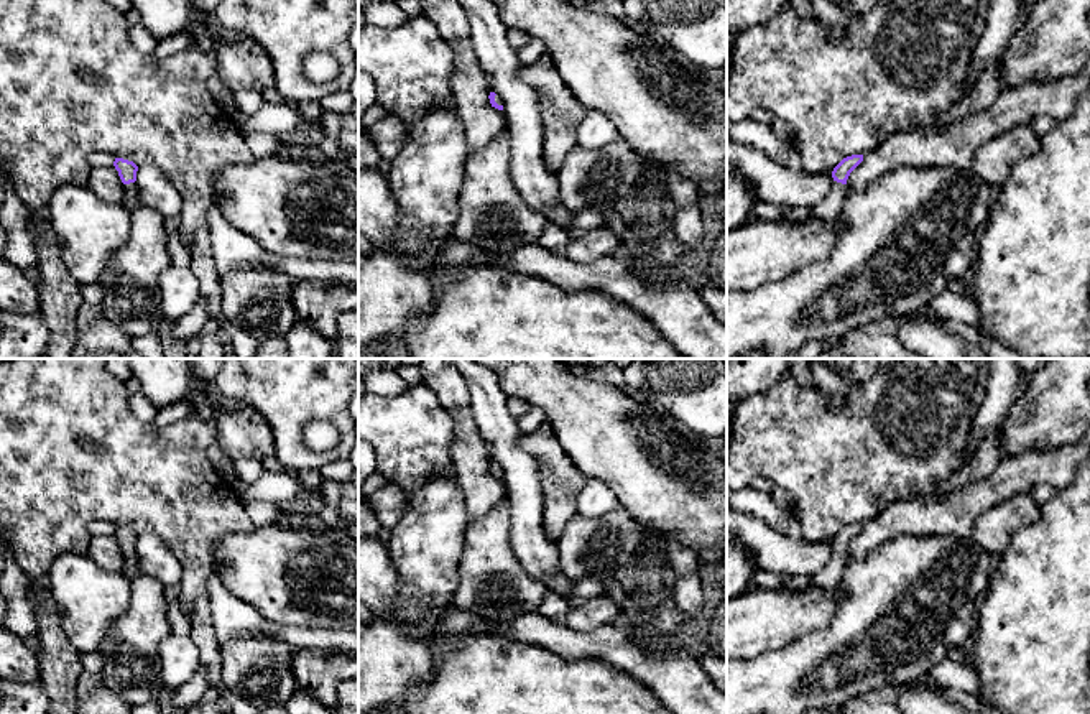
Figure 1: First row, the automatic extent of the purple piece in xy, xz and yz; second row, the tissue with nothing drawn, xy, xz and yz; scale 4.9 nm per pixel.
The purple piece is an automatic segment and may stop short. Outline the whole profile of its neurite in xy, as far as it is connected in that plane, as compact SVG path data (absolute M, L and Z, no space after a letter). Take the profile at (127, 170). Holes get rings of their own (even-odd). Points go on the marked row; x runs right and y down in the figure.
M115 158L113 166L118 171L118 176L125 188L125 197L122 206L128 212L132 212L140 204L140 197L138 197L136 184L135 184L138 166L133 161L128 161L123 158Z

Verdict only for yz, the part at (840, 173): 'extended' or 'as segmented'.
extended

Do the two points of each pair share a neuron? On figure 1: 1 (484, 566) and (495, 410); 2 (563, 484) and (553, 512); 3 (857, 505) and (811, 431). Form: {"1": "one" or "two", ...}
{"1": "two", "2": "one", "3": "one"}

